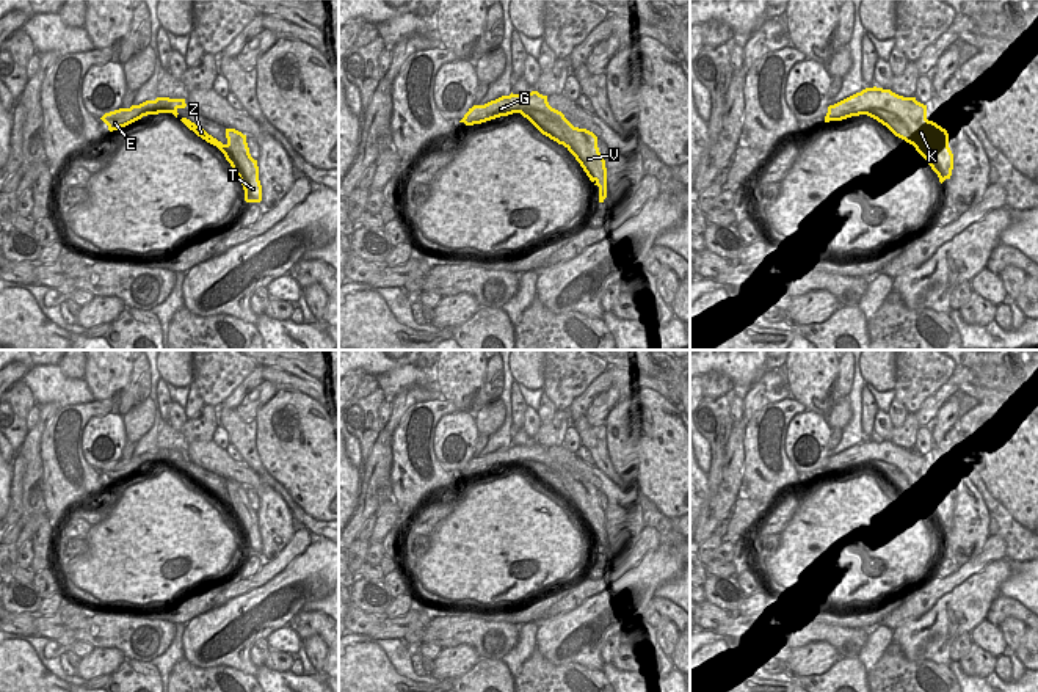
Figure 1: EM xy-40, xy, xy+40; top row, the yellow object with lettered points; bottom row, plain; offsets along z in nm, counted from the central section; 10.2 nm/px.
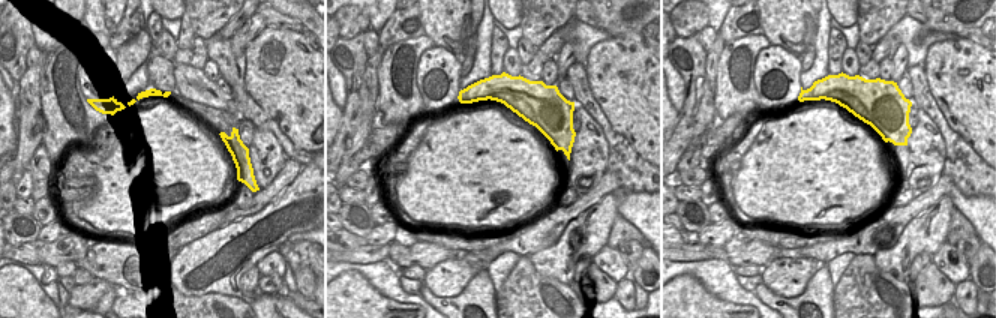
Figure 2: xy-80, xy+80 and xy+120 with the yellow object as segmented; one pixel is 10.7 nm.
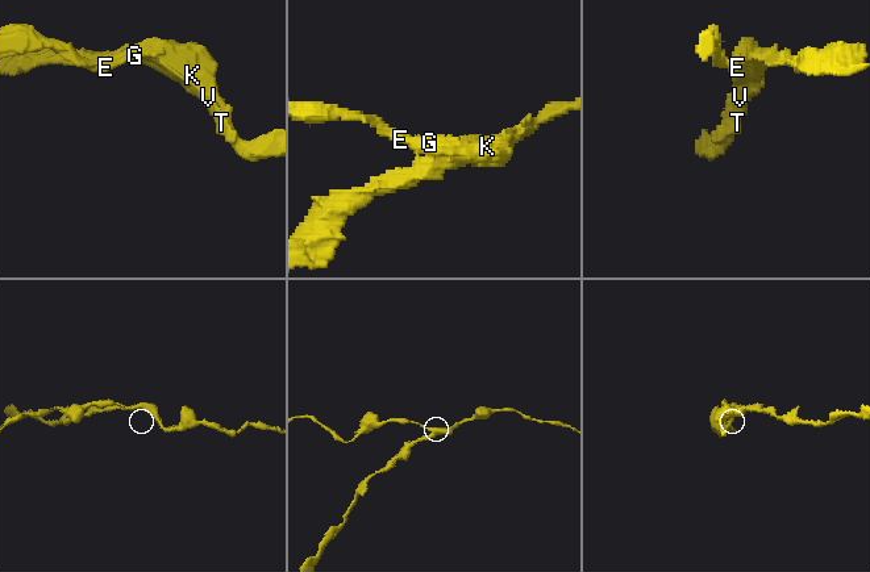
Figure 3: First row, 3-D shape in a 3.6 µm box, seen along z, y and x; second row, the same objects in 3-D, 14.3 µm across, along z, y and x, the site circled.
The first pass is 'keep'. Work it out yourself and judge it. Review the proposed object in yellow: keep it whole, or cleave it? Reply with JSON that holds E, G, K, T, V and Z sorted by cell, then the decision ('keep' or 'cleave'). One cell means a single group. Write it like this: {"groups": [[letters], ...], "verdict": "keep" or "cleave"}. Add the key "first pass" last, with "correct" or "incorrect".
{"groups": [["E", "G", "K", "T", "V"], ["Z"]], "verdict": "cleave", "first pass": "incorrect"}

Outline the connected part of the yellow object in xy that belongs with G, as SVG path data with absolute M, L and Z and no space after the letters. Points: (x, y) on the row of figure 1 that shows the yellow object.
M532 91L528 94L511 93L510 96L502 96L485 105L474 105L459 122L464 122L466 126L481 124L500 116L519 113L522 108L544 111L552 118L564 118L561 111L549 105L547 96Z

